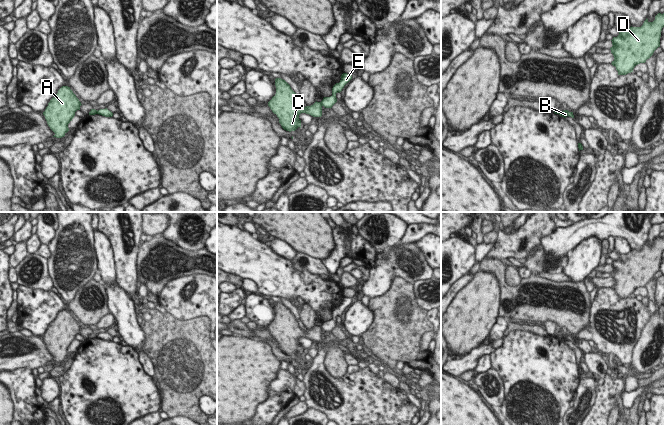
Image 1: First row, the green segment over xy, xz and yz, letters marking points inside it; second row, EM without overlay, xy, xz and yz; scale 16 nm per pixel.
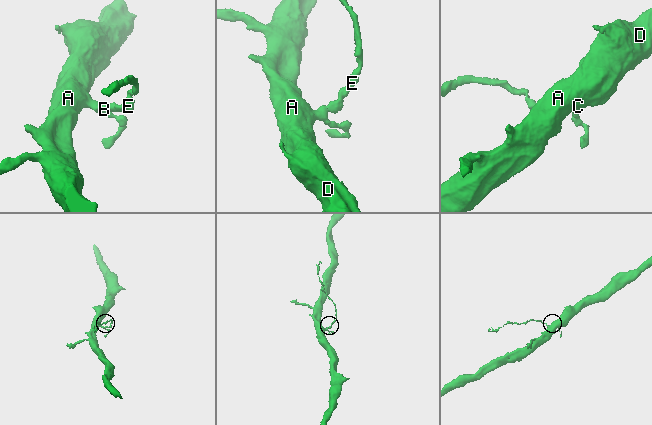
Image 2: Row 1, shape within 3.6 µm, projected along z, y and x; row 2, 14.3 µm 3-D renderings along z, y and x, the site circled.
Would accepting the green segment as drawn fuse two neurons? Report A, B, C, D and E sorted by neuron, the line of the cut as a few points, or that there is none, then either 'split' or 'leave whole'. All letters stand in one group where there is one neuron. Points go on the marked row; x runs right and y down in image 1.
groups A B C D / E; cut xz (320, 102), (322, 105); split

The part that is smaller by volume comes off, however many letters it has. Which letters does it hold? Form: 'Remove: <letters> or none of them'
Remove: E

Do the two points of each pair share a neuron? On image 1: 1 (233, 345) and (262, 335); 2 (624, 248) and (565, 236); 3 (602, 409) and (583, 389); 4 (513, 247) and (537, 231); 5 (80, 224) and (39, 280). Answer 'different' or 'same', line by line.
1: different
2: different
3: different
4: same
5: different

